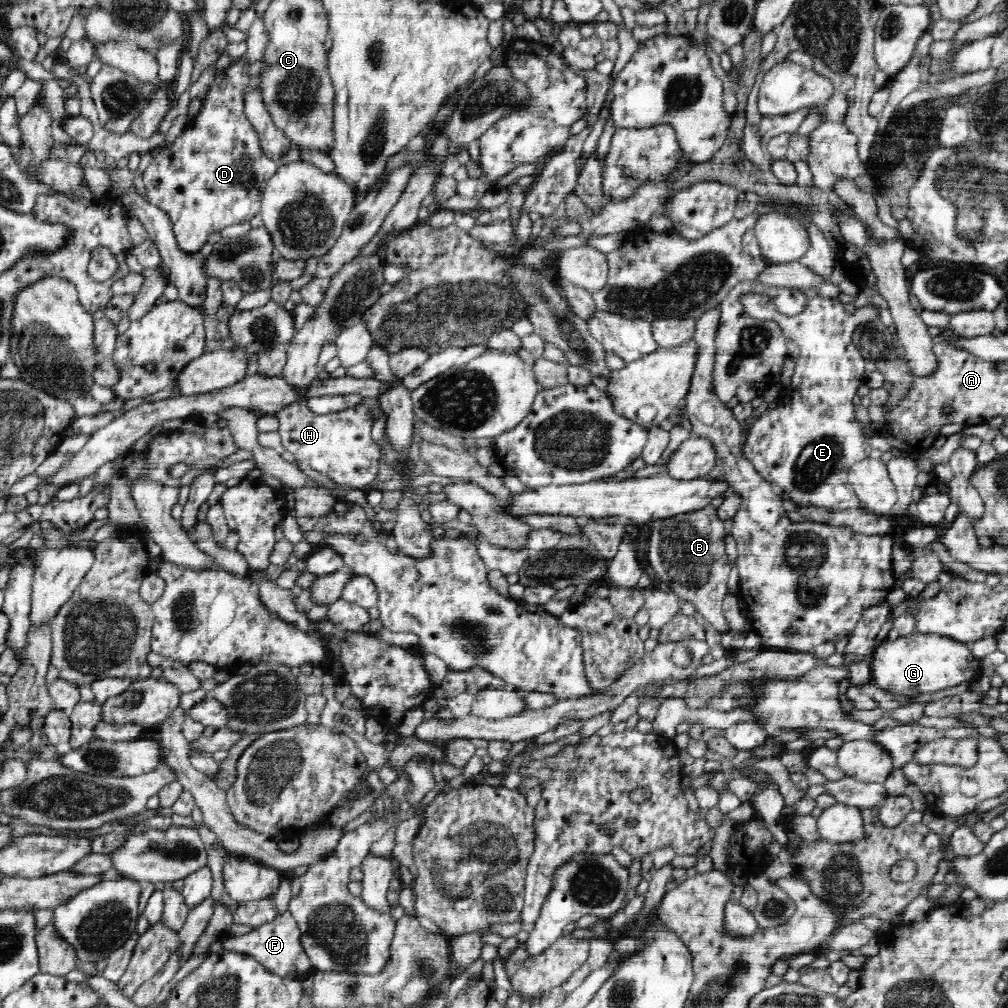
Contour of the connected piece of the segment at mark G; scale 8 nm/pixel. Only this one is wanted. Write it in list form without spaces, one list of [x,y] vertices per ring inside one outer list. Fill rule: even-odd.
[[[914,632],[911,635],[900,636],[896,640],[886,639],[874,649],[871,660],[872,682],[890,694],[914,697],[919,694],[940,692],[940,690],[946,690],[952,686],[961,688],[964,682],[970,684],[981,672],[982,660],[972,654],[967,643],[961,643],[940,635]]]

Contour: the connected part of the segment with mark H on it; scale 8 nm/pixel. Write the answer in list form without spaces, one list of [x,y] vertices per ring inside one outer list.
[[[306,401],[294,402],[274,414],[279,420],[281,449],[288,450],[299,463],[308,464],[330,480],[355,489],[372,482],[380,470],[380,446],[370,435],[375,422],[373,415],[363,404],[331,414],[314,415]]]

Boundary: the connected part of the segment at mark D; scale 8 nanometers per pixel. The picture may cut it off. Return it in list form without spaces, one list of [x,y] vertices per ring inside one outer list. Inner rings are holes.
[[[240,58],[220,72],[209,88],[209,99],[202,103],[198,115],[190,119],[189,127],[170,144],[158,152],[143,172],[147,200],[168,213],[174,224],[174,236],[182,252],[189,256],[200,253],[212,232],[220,232],[232,224],[248,222],[261,212],[263,186],[277,171],[277,163],[265,156],[261,140],[254,125],[244,113],[244,96],[248,88],[261,88],[260,76],[248,73],[249,62]]]

